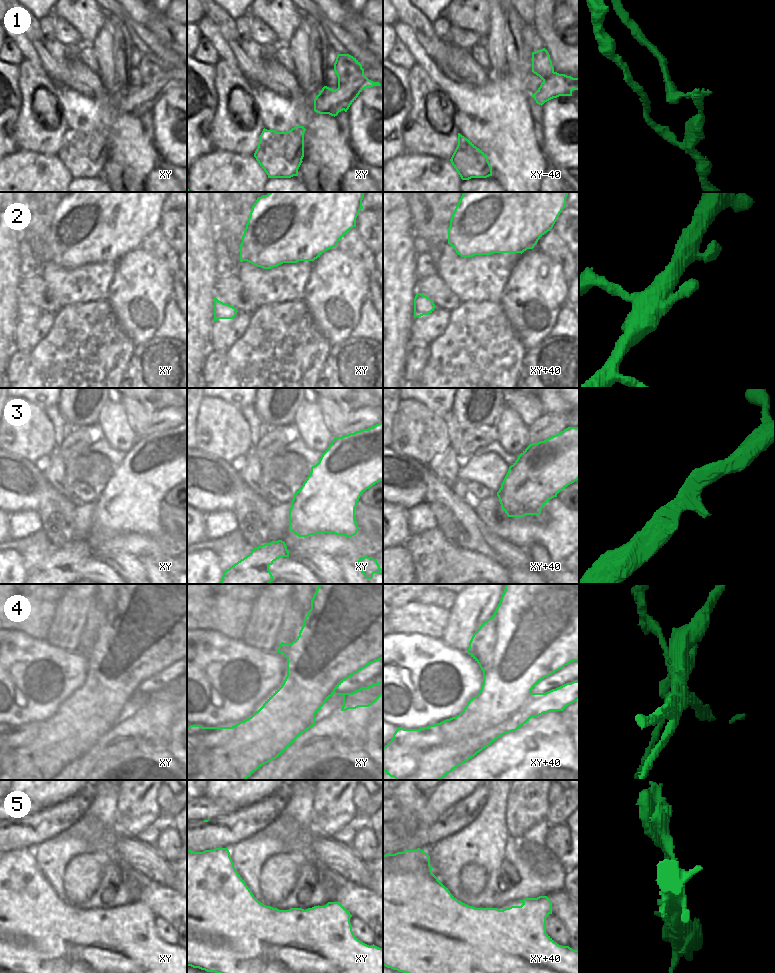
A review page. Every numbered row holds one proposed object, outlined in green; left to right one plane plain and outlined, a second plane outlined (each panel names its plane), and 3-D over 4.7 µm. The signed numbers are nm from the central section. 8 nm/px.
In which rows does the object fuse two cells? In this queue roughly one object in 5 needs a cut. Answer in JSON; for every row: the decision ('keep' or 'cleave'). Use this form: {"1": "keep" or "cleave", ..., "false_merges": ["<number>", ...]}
{"1": "cleave", "2": "keep", "3": "keep", "4": "cleave", "5": "cleave", "false_merges": ["1", "4", "5"]}

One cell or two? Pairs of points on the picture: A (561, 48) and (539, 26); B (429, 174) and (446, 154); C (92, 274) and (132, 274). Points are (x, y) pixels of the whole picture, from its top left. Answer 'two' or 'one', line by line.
A: one
B: two
C: two

